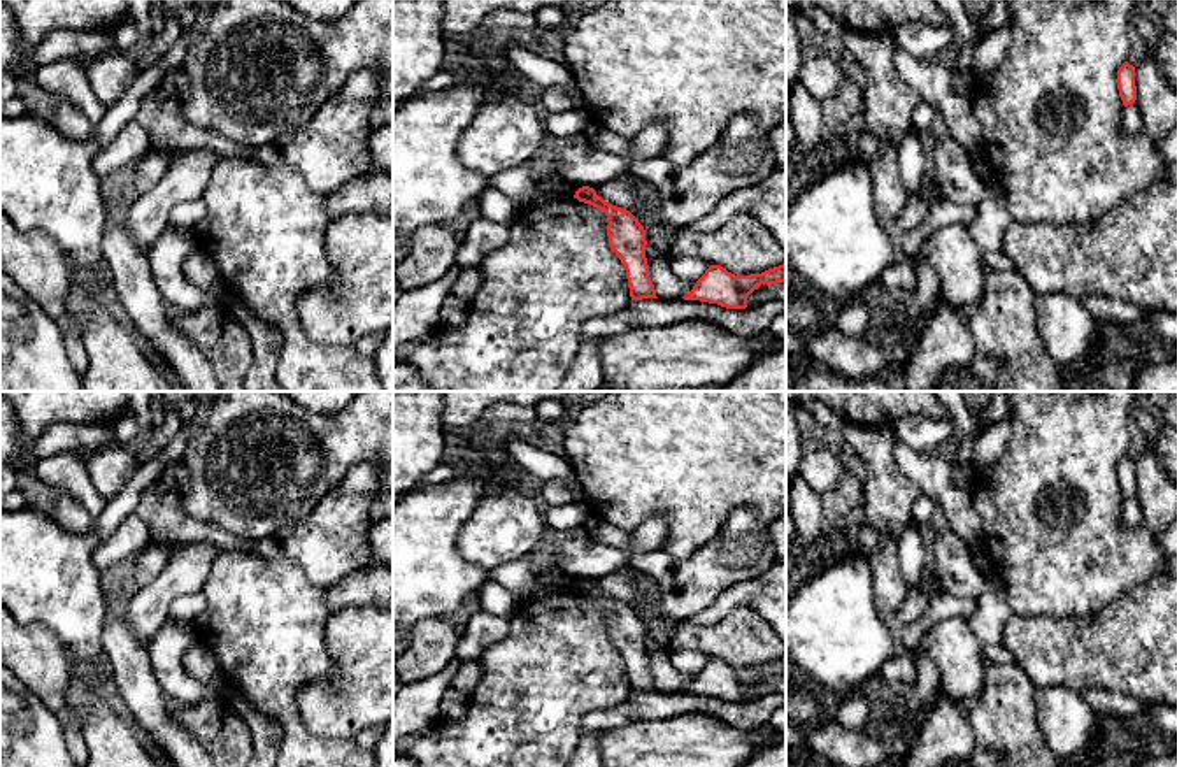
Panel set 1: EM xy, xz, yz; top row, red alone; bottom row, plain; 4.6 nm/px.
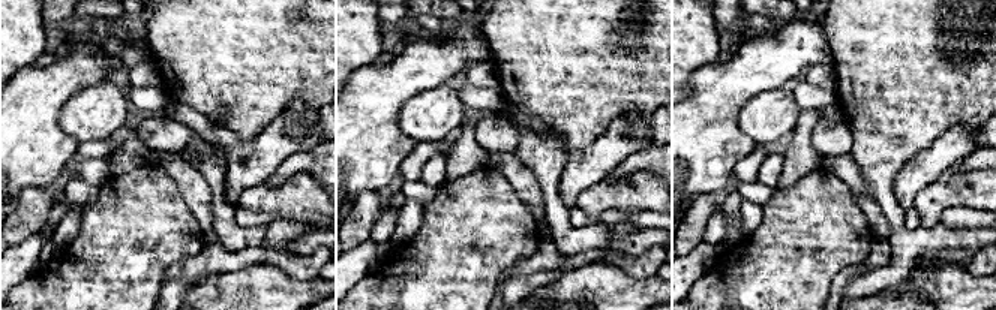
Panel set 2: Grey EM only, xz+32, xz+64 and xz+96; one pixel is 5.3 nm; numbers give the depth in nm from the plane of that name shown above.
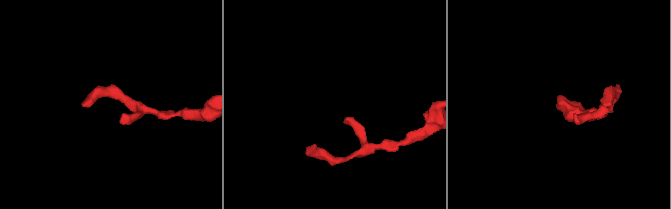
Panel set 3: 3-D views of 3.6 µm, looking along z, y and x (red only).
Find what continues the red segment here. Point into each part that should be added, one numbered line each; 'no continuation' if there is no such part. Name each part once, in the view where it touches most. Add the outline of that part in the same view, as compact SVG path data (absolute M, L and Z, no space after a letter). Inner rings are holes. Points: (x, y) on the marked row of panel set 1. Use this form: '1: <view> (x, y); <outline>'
no continuation

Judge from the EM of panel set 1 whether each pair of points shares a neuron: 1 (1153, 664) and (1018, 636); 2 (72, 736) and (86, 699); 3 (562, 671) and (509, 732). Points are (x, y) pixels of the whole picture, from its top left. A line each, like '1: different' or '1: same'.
1: same
2: different
3: same

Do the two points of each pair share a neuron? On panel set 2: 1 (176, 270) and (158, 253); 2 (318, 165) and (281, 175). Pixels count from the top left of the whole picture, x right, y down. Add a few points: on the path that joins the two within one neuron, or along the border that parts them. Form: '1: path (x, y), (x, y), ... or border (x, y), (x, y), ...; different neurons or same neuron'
1: border (203, 247), (195, 255), (171, 264), (162, 280); different neurons
2: path (309, 165), (290, 166); same neuron

